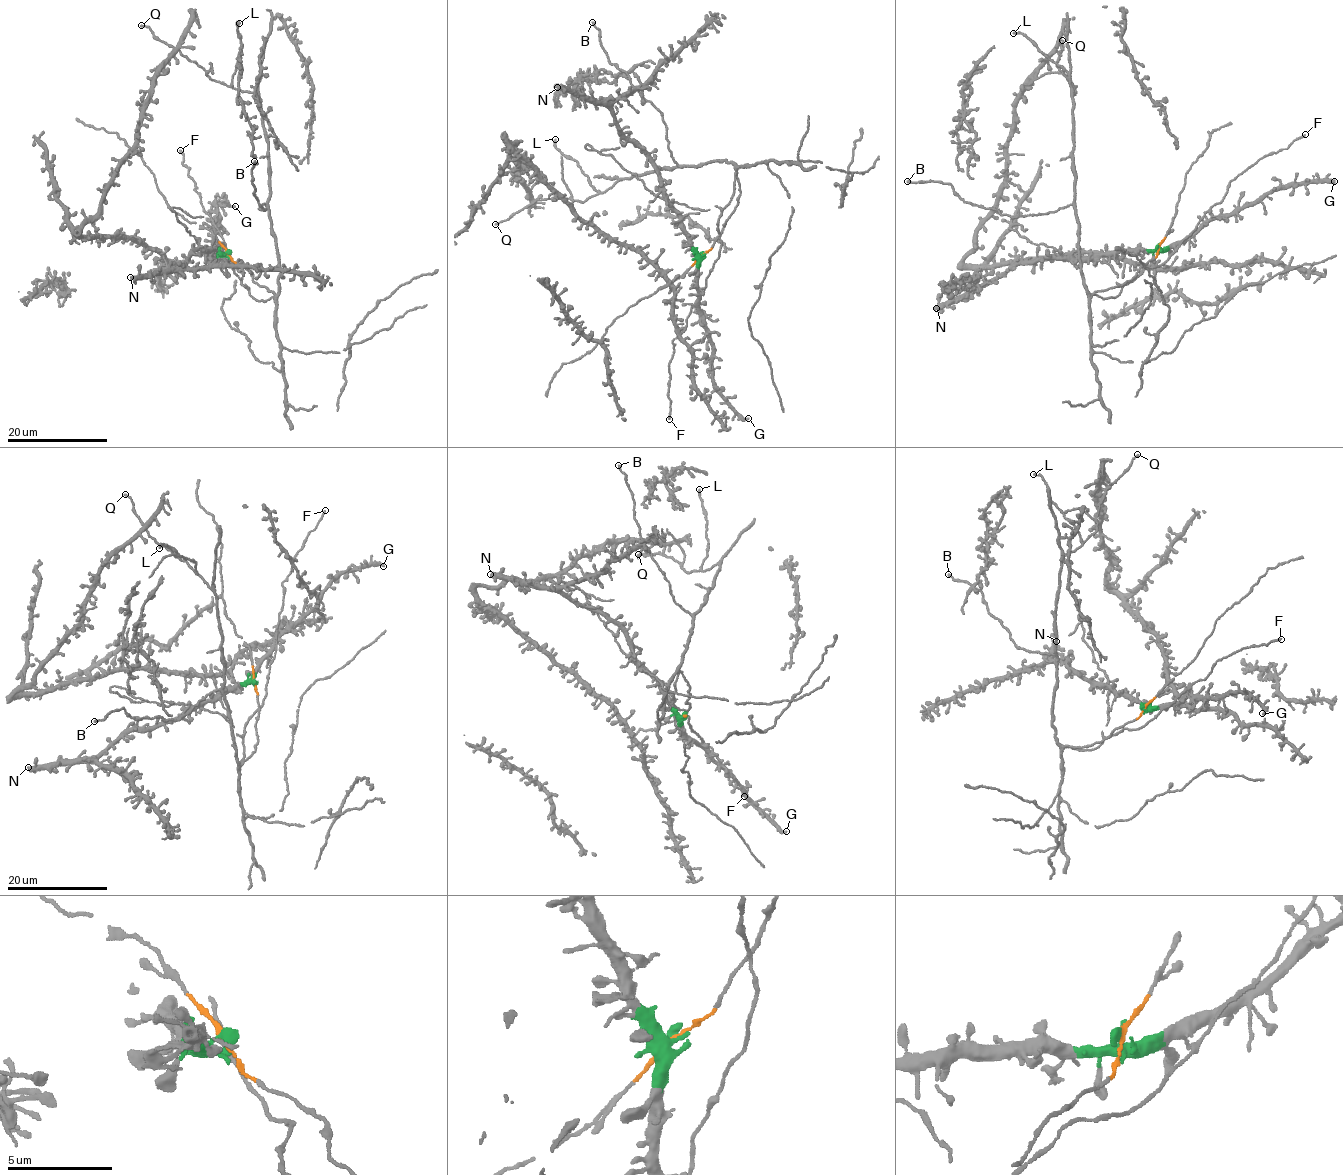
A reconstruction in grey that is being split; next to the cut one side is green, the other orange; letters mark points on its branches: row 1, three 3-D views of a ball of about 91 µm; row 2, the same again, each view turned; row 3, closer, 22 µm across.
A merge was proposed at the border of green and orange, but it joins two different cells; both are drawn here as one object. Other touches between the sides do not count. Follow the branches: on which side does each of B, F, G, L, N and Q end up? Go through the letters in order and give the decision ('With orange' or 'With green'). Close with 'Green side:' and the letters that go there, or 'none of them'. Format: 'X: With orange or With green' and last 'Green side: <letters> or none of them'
B: With orange
F: With orange
G: With green
L: With orange
N: With green
Q: With orange
Green side: G, N

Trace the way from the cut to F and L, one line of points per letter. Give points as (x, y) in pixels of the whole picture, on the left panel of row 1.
F: (228, 251), (274, 297), (258, 300), (241, 284), (243, 272), (204, 211), (180, 150)
L: (228, 251), (275, 296), (279, 263), (267, 205), (269, 156), (261, 101), (232, 83), (241, 46), (239, 23)

